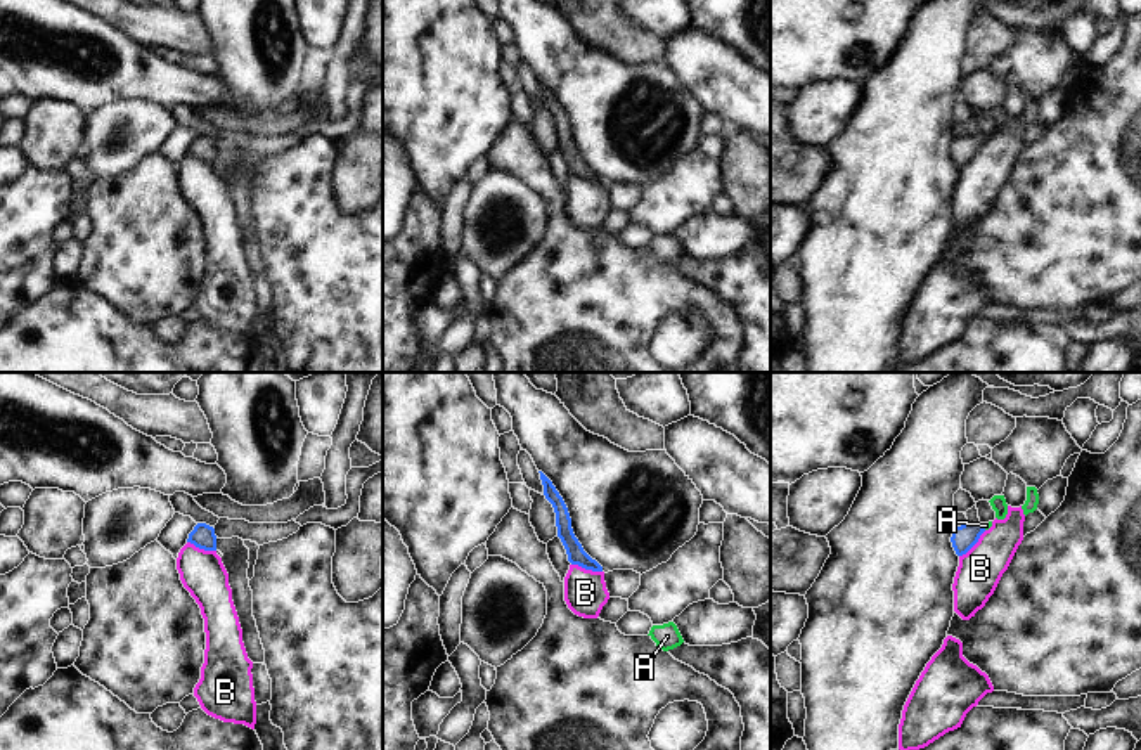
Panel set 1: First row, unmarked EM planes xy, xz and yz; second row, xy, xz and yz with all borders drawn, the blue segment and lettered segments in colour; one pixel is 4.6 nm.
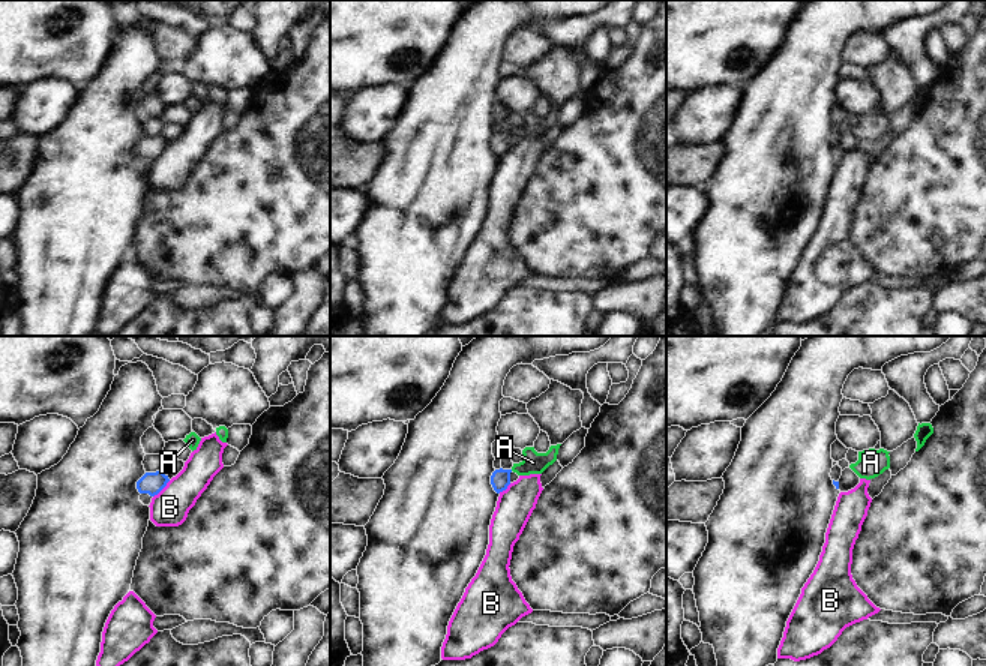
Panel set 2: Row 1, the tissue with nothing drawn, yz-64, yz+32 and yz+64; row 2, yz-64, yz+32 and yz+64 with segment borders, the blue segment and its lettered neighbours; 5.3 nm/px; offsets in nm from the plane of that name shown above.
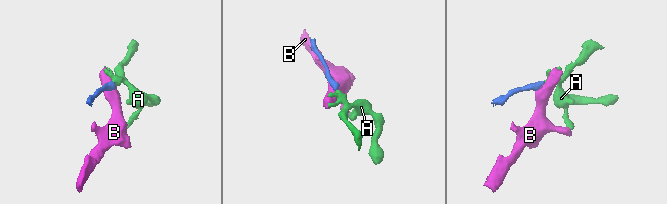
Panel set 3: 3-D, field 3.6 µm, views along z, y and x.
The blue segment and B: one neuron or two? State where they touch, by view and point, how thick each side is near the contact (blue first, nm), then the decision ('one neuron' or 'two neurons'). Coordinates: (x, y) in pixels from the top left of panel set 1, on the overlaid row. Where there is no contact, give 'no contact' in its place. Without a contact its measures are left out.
xz (587, 568) | 80/200 nm | two neurons

